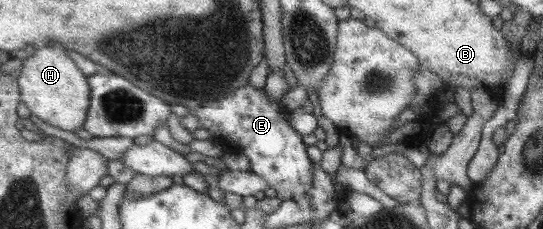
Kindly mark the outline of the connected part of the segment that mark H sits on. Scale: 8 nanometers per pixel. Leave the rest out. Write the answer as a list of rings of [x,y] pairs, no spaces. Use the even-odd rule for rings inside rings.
[[[39,47],[32,55],[22,60],[23,65],[17,76],[20,99],[32,115],[41,121],[65,131],[83,127],[83,120],[89,106],[89,83],[67,55],[57,55],[51,47]]]

